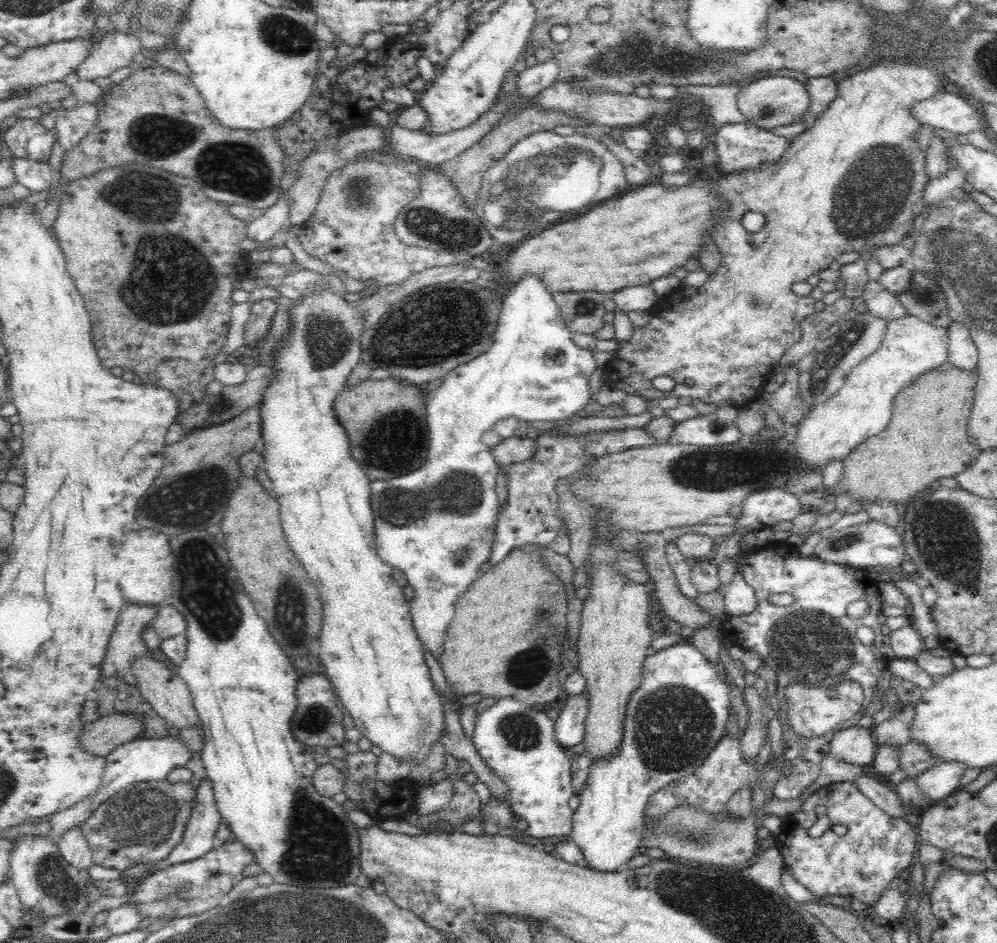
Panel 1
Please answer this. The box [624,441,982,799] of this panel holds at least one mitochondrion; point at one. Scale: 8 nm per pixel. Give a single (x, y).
(672, 727)

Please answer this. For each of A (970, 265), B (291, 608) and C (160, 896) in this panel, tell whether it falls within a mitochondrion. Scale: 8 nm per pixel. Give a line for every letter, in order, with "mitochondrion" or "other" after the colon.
A: mitochondrion
B: mitochondrion
C: mitochondrion

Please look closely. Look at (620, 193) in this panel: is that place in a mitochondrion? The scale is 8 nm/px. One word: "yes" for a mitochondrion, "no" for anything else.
no

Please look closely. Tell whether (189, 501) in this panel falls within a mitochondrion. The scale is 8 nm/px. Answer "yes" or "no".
yes

